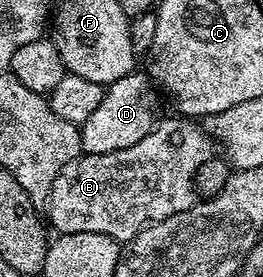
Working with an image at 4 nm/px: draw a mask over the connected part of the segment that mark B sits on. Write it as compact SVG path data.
M176 117L177 119L162 118L156 124L153 131L147 133L141 141L136 141L135 145L130 145L125 149L119 149L117 152L99 153L98 155L82 154L74 163L69 163L59 173L59 177L55 177L53 188L47 200L47 208L49 207L49 219L47 215L47 223L50 228L54 227L54 232L66 235L67 233L103 233L107 237L117 240L118 243L125 245L138 235L144 227L150 227L152 223L163 221L167 217L171 217L175 213L183 213L187 208L192 207L195 202L195 192L193 189L193 178L199 169L199 165L203 165L203 161L214 158L215 143L212 138L200 126L197 127L196 122L190 121L185 117Z

